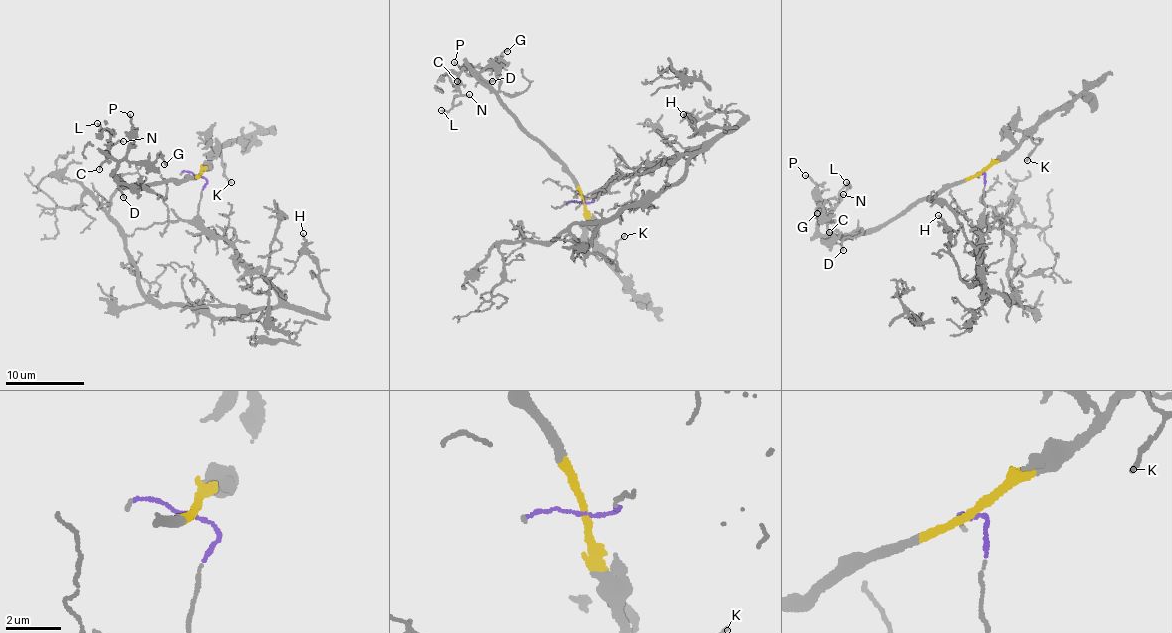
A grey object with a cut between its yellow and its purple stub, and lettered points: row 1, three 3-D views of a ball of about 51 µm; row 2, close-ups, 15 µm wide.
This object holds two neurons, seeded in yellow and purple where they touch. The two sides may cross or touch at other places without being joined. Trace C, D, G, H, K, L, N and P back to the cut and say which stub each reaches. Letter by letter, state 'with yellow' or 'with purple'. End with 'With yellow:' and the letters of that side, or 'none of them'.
C: with yellow
D: with yellow
G: with yellow
H: with purple
K: with yellow
L: with yellow
N: with yellow
P: with yellow
With yellow: C, D, G, K, L, N, P

